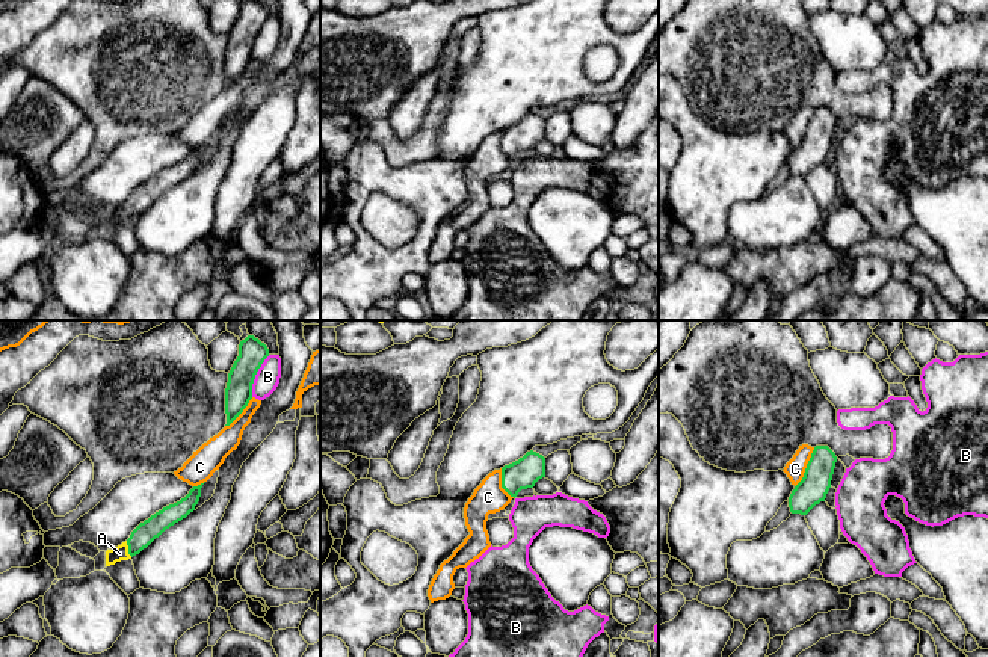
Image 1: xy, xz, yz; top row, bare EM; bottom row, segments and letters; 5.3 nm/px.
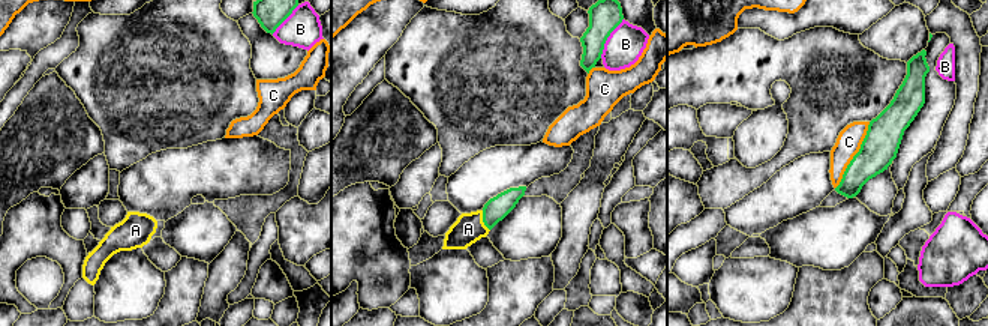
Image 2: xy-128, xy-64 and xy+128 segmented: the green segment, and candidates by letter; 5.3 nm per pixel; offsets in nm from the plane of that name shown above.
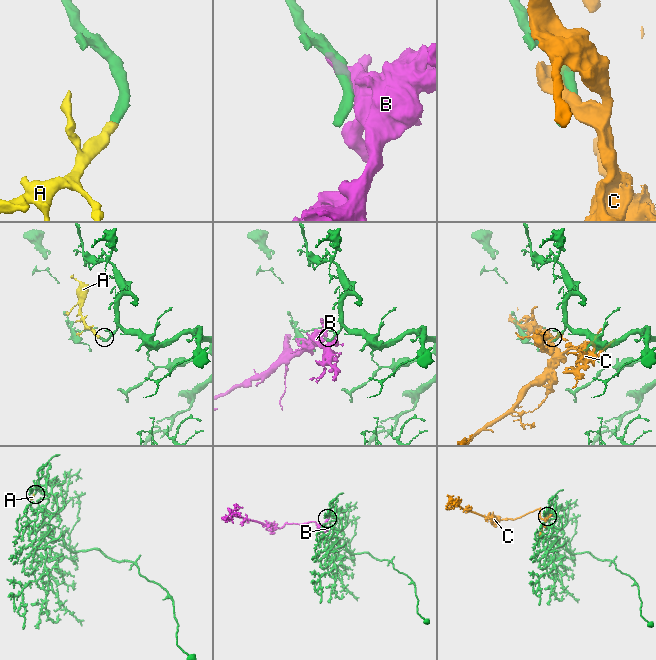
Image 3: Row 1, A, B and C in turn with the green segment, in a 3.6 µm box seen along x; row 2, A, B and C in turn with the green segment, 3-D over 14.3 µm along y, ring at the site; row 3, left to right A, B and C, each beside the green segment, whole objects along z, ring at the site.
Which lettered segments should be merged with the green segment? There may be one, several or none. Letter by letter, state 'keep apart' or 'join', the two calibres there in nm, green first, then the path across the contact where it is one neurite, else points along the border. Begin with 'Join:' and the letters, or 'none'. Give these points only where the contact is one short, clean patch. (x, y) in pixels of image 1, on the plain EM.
Join: A
A: join; 110 nm thick on the green side, 80 nm on the other; runs through xy (156, 186), (129, 210), (120, 215)
B: keep apart; 150 nm thick on the green side, 130 nm on the other
C: keep apart; 160 nm thick on the green side, 110 nm on the other

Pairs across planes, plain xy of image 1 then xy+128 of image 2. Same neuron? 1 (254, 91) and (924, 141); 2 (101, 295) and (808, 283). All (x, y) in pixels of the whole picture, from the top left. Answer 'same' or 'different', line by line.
1: same
2: different

